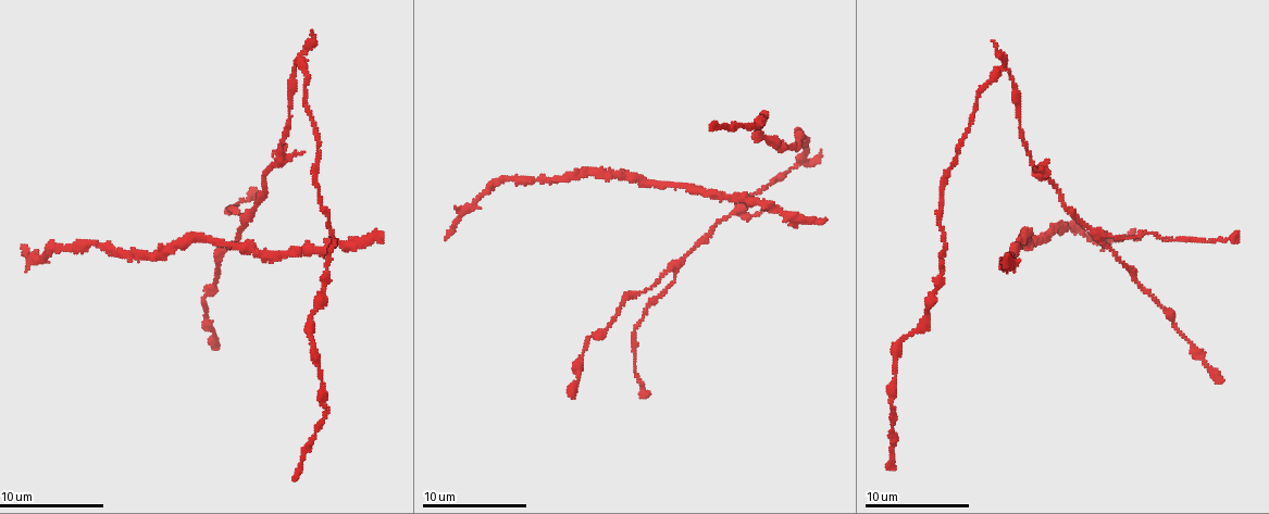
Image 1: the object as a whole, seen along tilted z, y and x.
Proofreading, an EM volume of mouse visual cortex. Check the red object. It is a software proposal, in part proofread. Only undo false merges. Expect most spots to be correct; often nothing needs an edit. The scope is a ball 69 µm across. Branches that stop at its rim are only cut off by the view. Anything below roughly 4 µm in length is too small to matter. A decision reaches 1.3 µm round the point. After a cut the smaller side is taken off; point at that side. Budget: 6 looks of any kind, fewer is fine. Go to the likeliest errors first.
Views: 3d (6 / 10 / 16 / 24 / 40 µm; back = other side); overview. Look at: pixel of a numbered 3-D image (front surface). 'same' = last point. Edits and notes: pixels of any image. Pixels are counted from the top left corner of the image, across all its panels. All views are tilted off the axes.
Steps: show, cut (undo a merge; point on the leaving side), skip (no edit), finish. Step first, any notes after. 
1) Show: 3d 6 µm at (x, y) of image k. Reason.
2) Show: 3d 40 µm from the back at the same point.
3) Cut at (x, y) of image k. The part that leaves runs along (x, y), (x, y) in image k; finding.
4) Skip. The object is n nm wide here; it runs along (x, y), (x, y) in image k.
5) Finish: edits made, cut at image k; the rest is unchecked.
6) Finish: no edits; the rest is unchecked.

Show: 3d 6 µm at (675, 266) of image 1. Thin arm on a thick one.

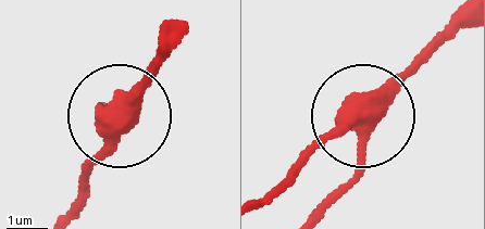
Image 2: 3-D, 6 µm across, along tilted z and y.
Show: 3d 6 µm from the back at (354, 119) of image 2.

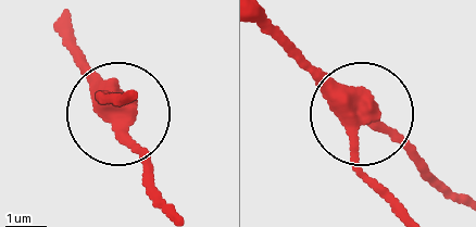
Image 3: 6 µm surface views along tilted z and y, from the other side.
Skip. The object is 410 nm wide here; one neuron here.

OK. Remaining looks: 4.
Show: 3d 10 µm at (739, 211) of image 1. Four or more arms meet.

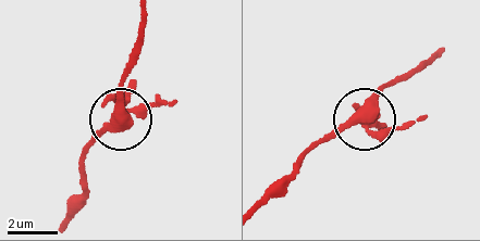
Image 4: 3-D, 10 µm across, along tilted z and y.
Show: 3d 6 µm at (361, 121) of image 4.

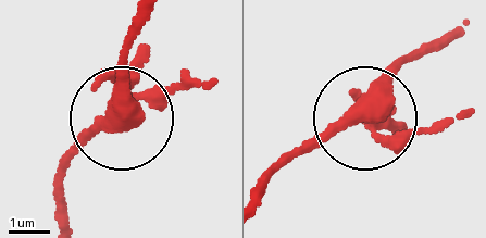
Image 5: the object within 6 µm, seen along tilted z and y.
Skip. It runs along (453, 33), (400, 65), (365, 112), (401, 133), (451, 123) in image 5; continuous, no second neuron.

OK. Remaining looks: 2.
Show: 3d 10 µm at (635, 355) of image 1. Thick turns thin.

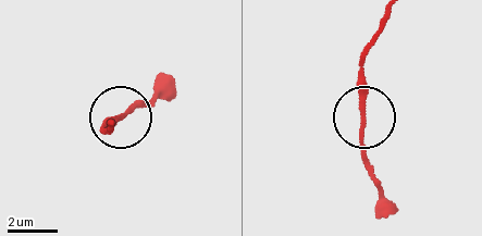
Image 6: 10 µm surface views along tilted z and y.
Skip. One neuron here.

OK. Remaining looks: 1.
Finish: no edits; the rest is unchecked.

